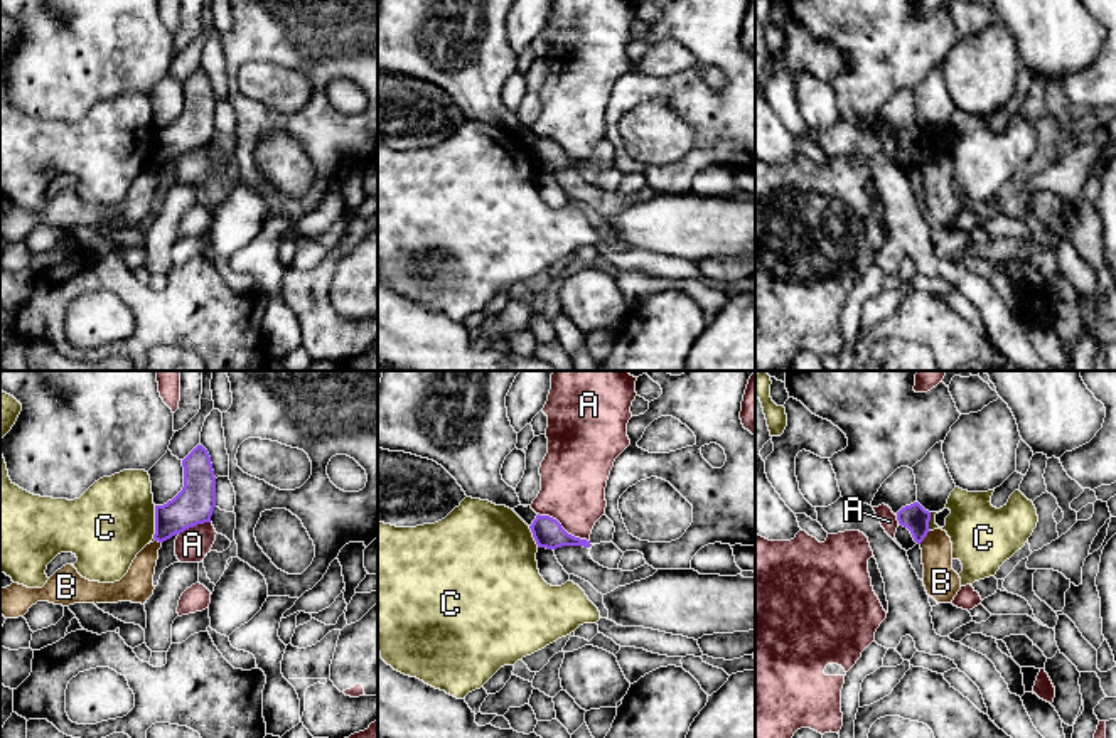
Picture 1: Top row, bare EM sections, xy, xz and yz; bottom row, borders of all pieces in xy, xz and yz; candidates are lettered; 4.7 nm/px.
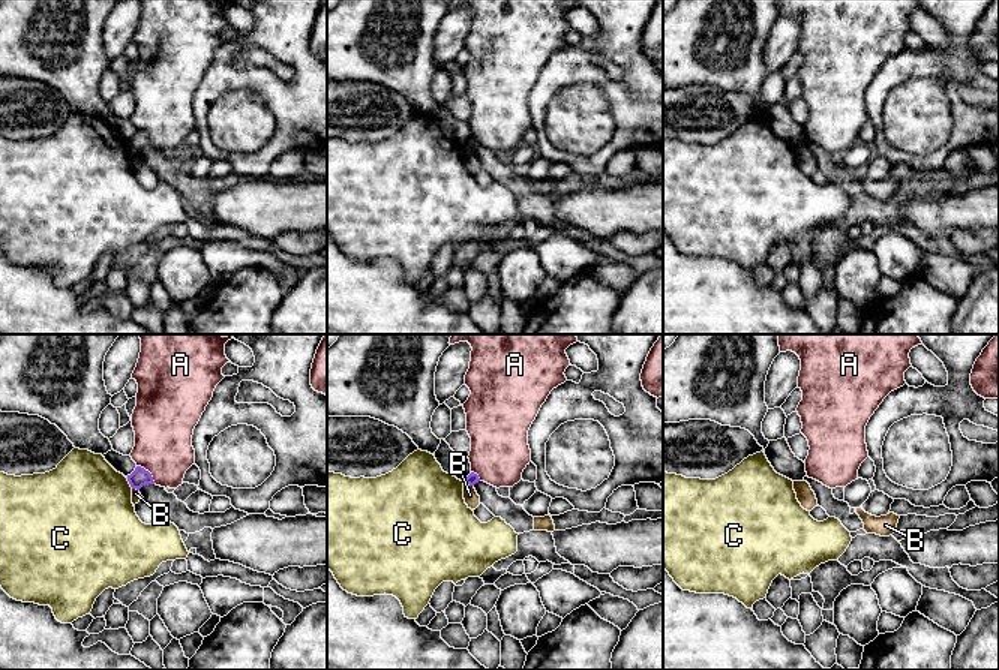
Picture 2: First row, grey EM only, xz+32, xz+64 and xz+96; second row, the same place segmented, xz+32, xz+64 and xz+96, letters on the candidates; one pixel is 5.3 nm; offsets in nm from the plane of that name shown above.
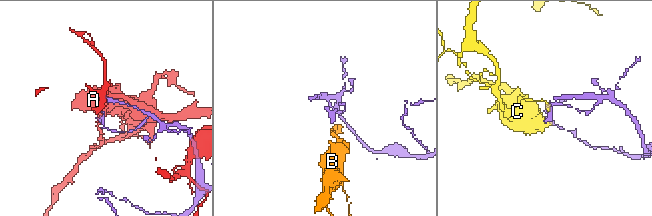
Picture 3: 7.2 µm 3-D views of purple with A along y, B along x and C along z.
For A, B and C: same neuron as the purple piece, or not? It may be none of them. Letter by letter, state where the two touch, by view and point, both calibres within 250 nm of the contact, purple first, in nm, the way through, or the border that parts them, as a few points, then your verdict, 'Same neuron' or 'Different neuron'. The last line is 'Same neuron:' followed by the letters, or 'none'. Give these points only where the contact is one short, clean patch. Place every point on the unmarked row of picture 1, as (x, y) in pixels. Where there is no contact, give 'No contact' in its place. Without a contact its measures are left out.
A: Touches purple at xz (562, 150). Thickness 140 nm (purple) against 320 nm. Different neuron
B: Touches purple at yz (924, 159). Thickness 120 nm (purple) against 170 nm. Boundary: yz (929, 154), (919, 165). Different neuron
C: Touches purple at xy (155, 145). Thickness 190 nm (purple) against 380 nm. Boundary: xy (155, 128), (155, 155), (152, 160). Different neuron
Same neuron: none

